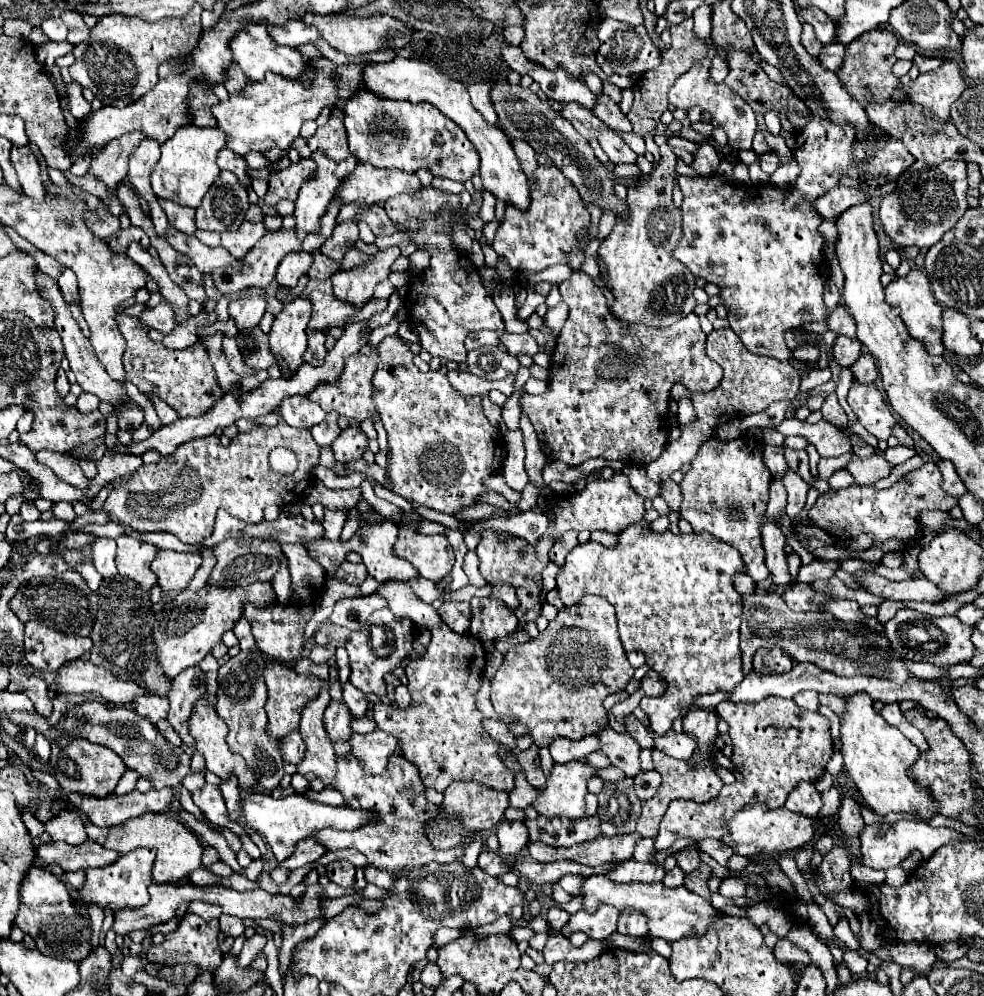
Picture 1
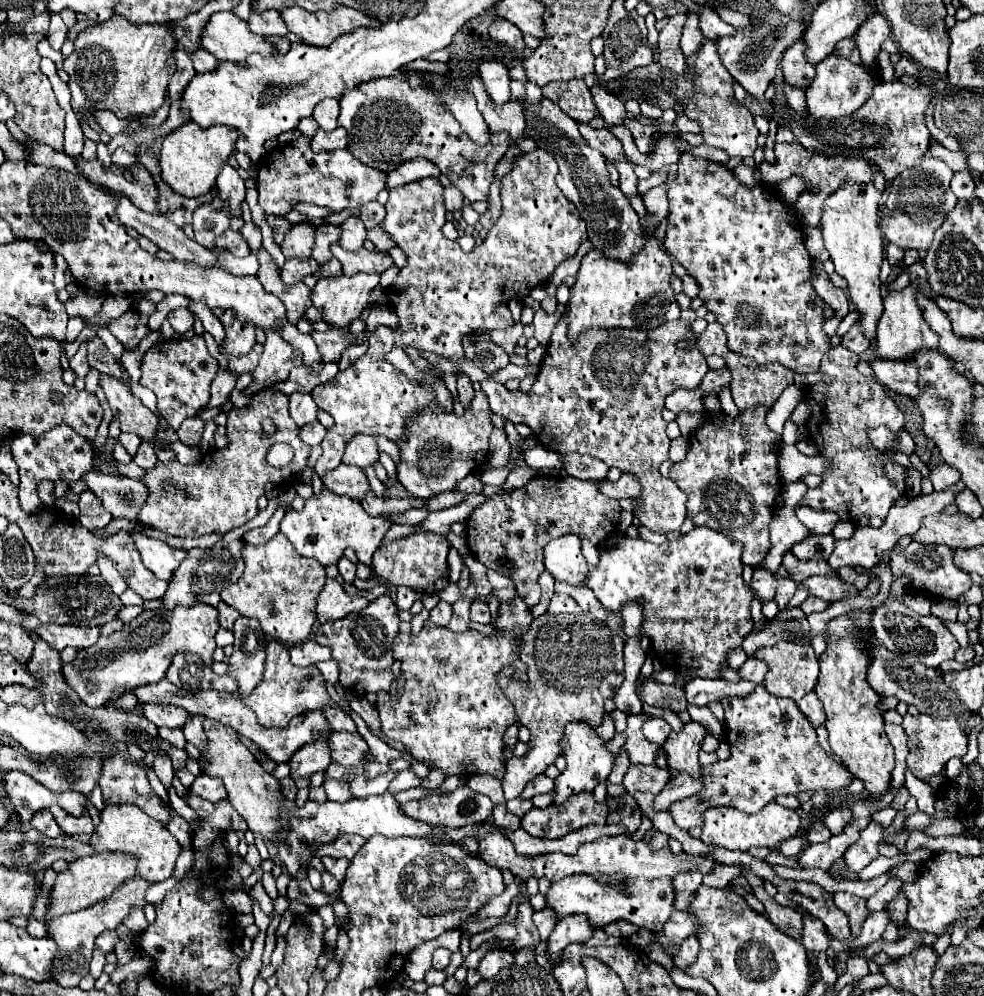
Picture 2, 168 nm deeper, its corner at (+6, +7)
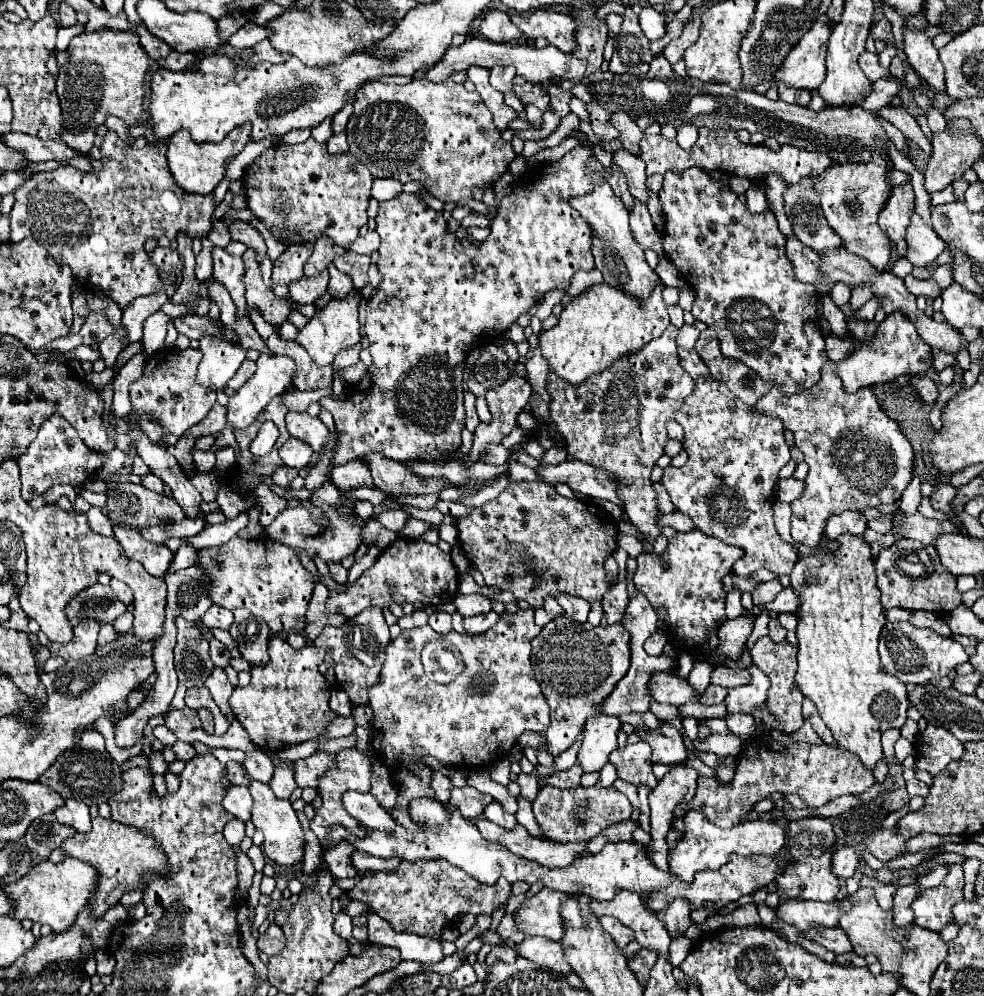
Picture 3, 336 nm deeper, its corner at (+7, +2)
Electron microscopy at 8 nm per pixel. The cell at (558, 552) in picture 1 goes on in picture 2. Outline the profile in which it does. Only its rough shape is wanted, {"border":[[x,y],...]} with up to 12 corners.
{"border":[[566,534],[548,542],[544,564],[554,580],[582,582],[586,560],[580,538]]}

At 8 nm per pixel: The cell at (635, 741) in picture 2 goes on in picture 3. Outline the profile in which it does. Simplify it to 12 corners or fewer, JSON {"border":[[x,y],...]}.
{"border":[[671,723],[635,727],[651,745],[651,763],[673,765],[687,759],[679,729]]}

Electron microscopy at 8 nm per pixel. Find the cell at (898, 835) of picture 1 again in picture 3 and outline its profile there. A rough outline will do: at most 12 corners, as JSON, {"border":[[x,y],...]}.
{"border":[[853,847],[833,855],[833,871],[847,879],[857,871],[859,857]]}

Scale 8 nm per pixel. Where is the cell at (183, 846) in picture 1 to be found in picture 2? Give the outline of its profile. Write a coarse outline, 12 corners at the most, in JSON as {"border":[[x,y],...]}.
{"border":[[134,804],[106,806],[90,844],[138,858],[136,874],[174,874],[178,840]]}

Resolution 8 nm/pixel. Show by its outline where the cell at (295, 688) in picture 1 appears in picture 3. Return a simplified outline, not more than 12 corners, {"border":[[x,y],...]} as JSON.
{"border":[[279,635],[269,665],[229,705],[251,741],[277,753],[337,713],[323,649]]}

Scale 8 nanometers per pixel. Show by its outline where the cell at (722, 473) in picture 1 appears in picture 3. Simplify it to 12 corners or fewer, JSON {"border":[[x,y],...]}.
{"border":[[695,349],[675,413],[689,459],[663,487],[733,569],[789,575],[773,521],[783,423],[739,401]]}

